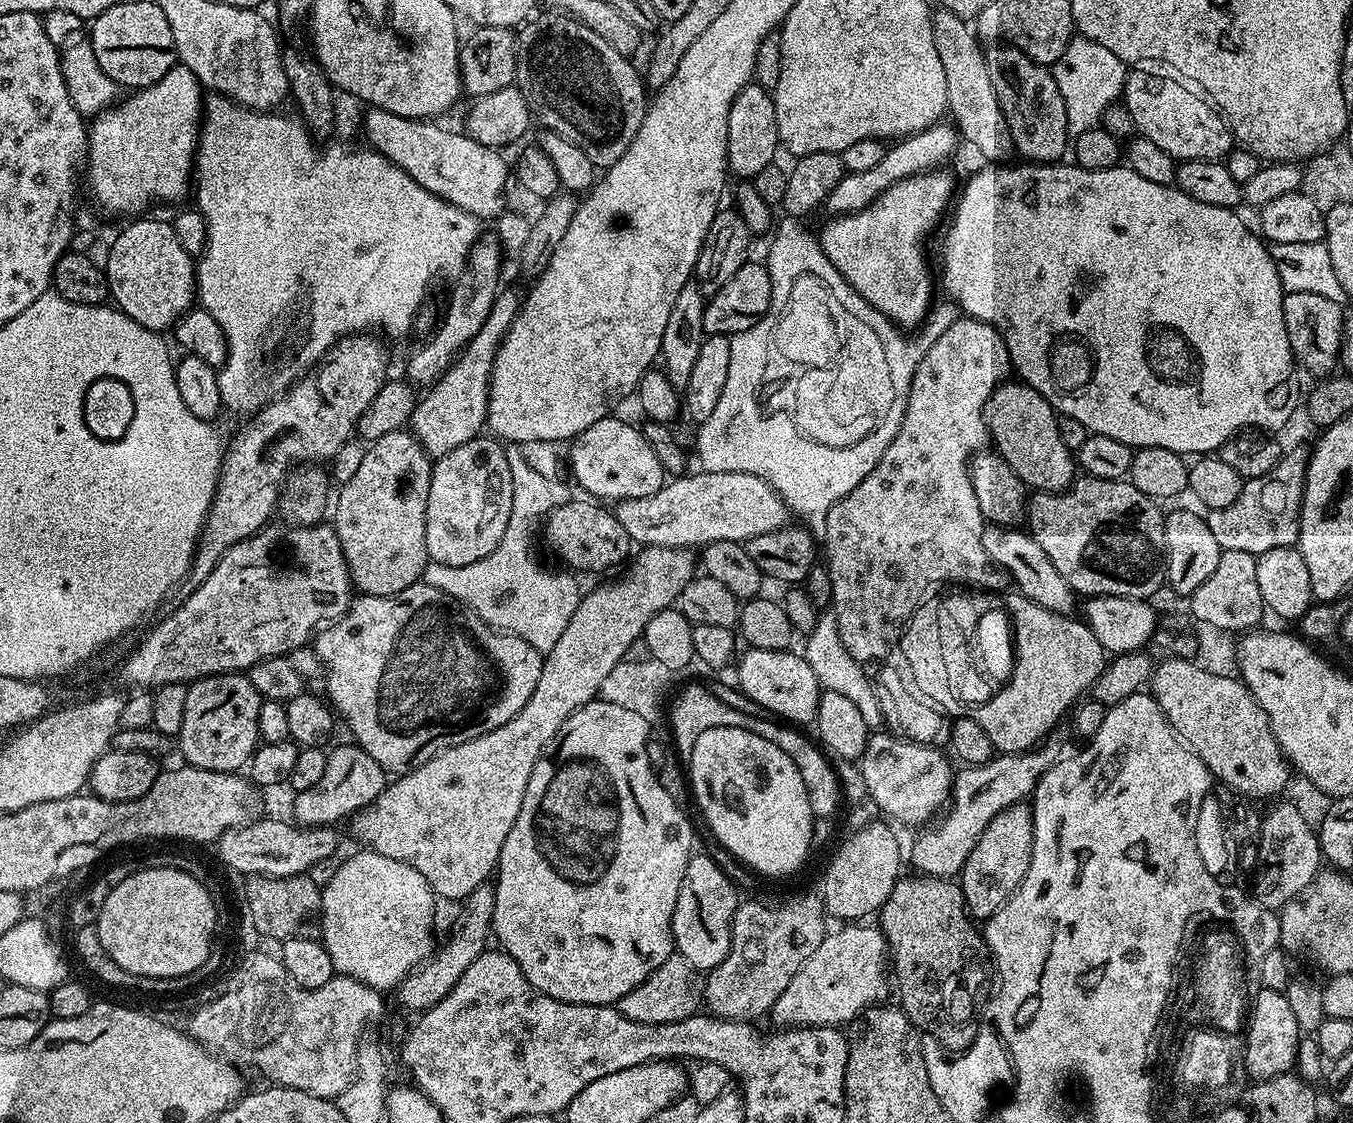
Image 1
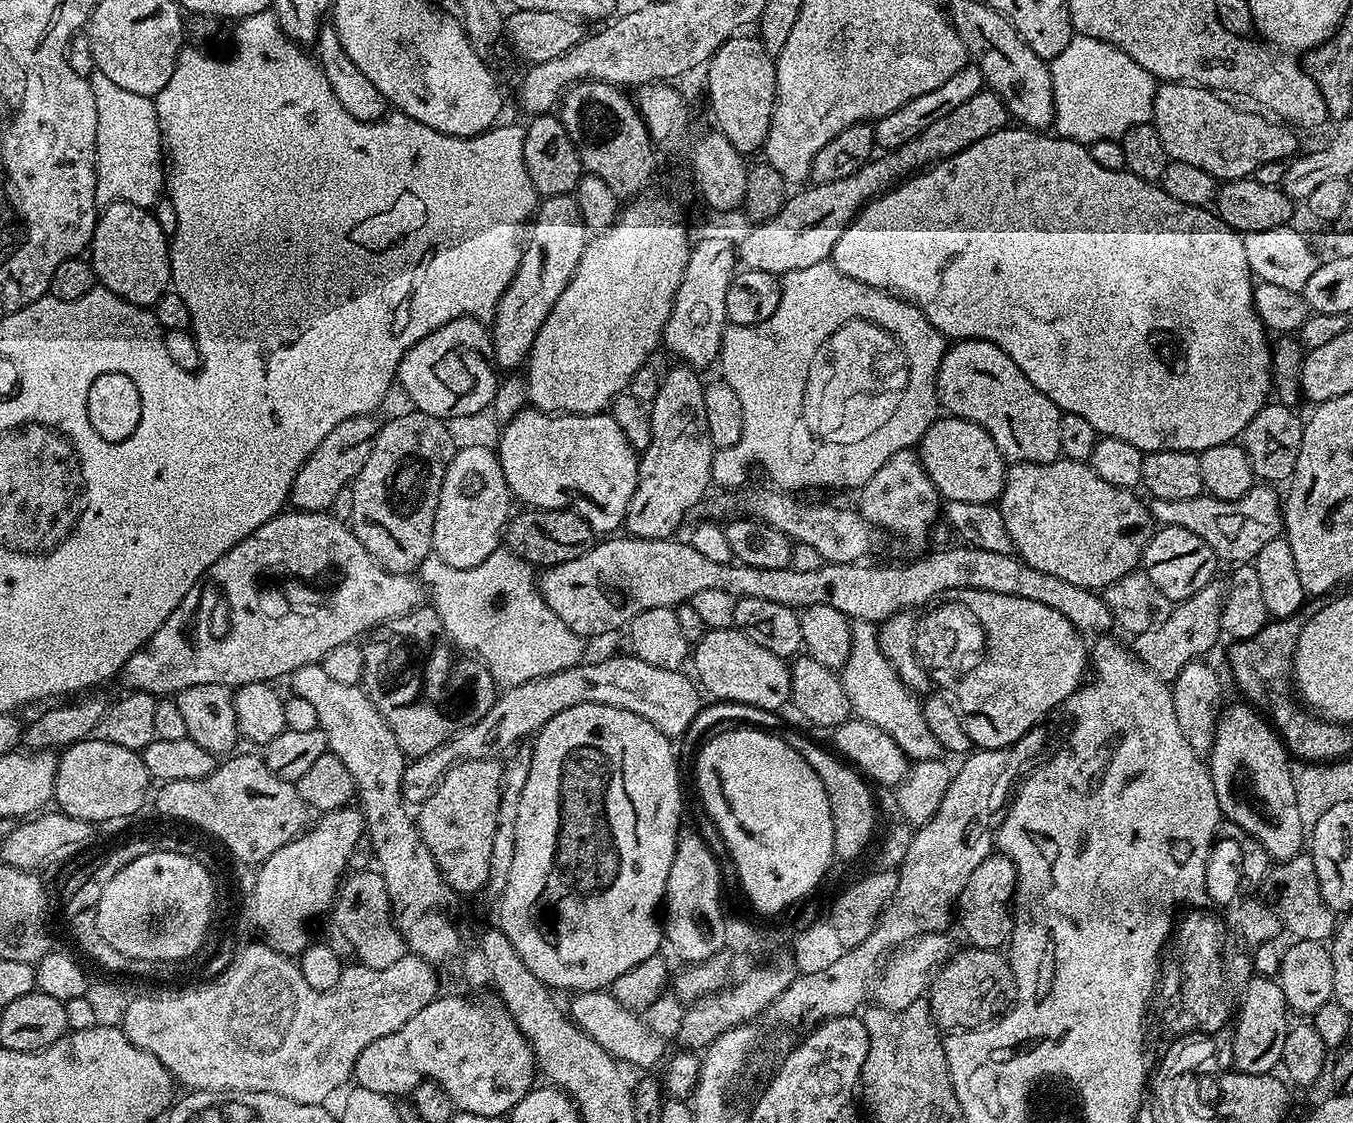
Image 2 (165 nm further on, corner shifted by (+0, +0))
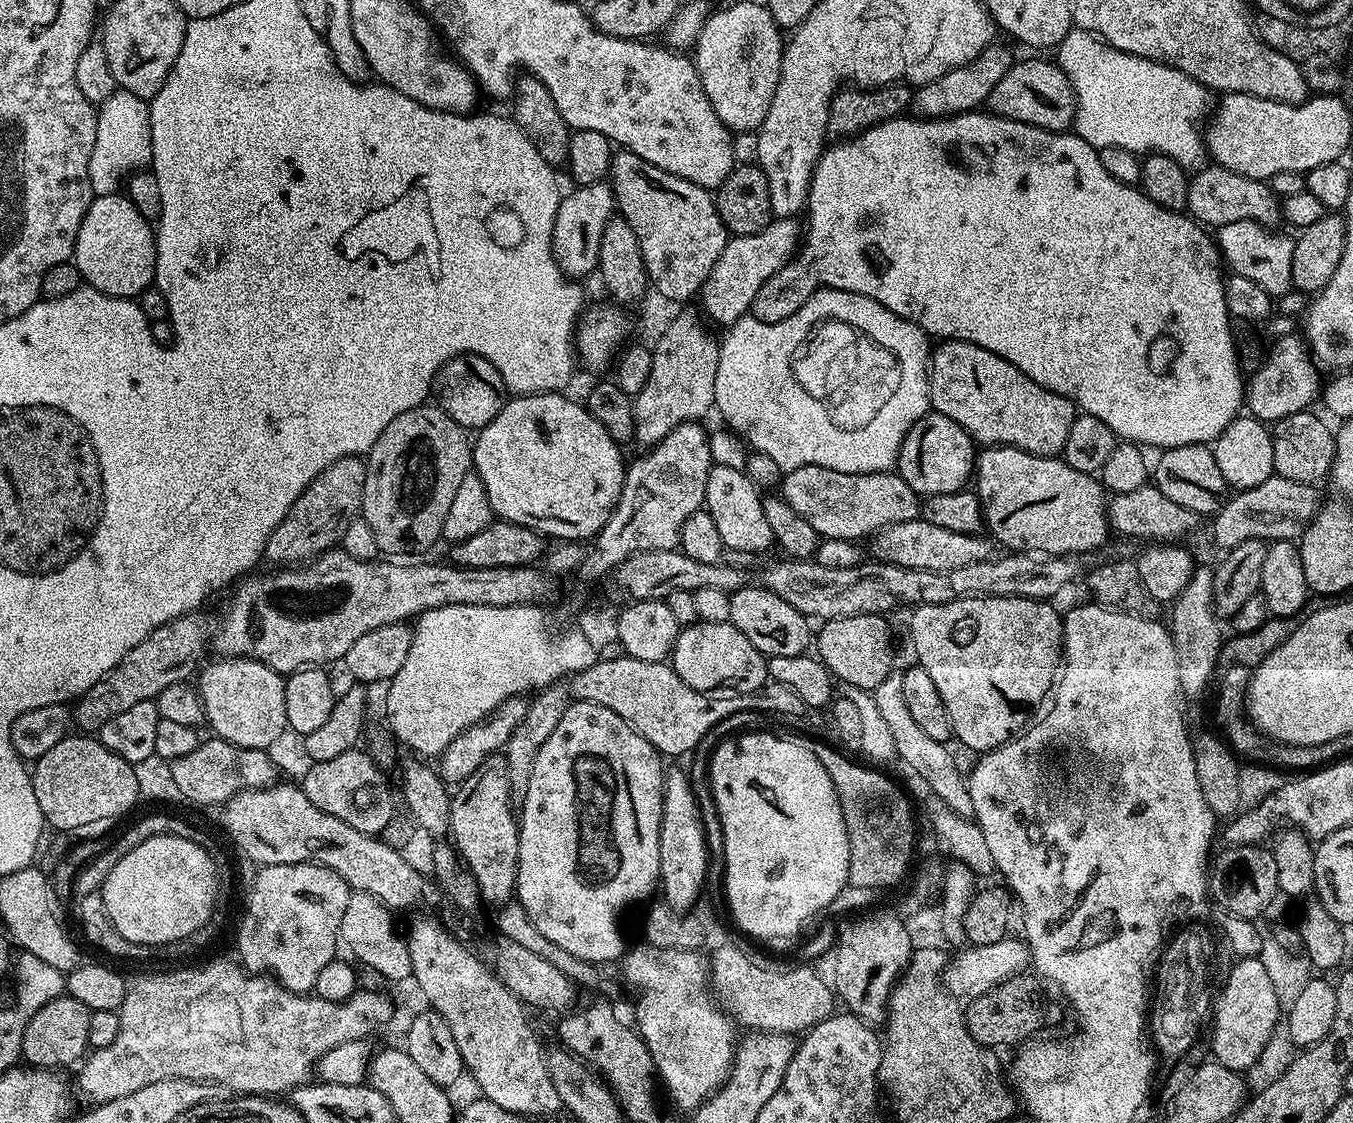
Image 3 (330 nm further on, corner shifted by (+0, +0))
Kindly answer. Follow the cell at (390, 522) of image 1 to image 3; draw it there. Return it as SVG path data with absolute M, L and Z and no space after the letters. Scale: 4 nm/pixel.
M428 407L398 414L398 418L382 430L378 442L374 442L372 451L366 456L364 493L360 499L362 517L373 531L379 551L388 558L416 558L419 552L428 552L436 543L441 543L446 514L450 514L454 494L458 494L462 478L469 476L474 468L469 433L451 420L443 408Z

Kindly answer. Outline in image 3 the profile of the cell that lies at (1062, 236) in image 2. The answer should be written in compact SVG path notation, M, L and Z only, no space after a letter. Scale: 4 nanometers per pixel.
M987 110L939 118L904 119L884 120L855 136L832 142L836 144L829 143L821 151L808 187L808 228L806 224L802 243L785 268L758 286L758 294L752 299L751 315L762 322L782 322L798 311L821 285L857 292L874 298L874 302L882 302L886 310L914 322L929 337L941 341L965 340L996 352L1022 370L1026 378L1038 382L1038 386L1072 401L1083 415L1102 418L1121 441L1141 446L1153 444L1156 450L1187 444L1208 446L1215 442L1222 430L1236 419L1246 400L1246 384L1240 372L1224 298L1225 277L1220 276L1222 257L1217 241L1213 237L1211 240L1207 236L1209 233L1191 216L1160 208L1158 202L1151 200L1139 187L1110 178L1102 167L1097 149L1071 131L1048 132L1045 128L993 116Z

